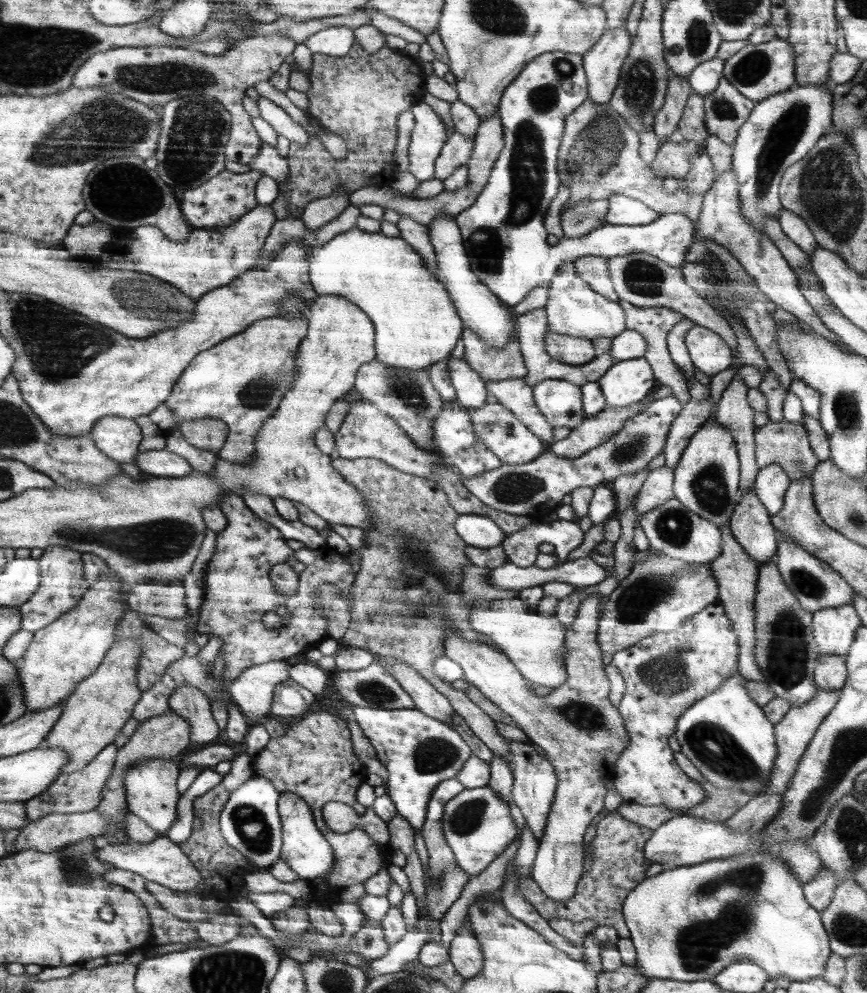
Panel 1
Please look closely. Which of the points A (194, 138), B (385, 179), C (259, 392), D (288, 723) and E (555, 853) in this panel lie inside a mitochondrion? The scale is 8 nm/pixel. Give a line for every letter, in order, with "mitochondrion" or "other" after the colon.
A: mitochondrion
B: other
C: mitochondrion
D: other
E: other

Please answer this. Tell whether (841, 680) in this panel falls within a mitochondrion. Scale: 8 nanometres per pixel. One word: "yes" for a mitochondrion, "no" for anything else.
no

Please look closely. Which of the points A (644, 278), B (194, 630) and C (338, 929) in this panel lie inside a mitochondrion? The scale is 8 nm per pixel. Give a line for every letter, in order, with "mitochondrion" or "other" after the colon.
A: mitochondrion
B: other
C: other

